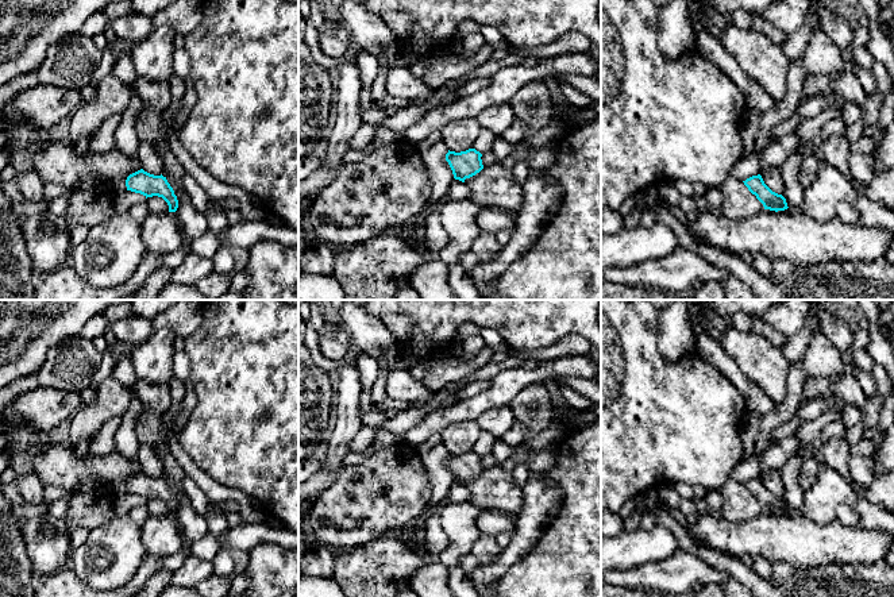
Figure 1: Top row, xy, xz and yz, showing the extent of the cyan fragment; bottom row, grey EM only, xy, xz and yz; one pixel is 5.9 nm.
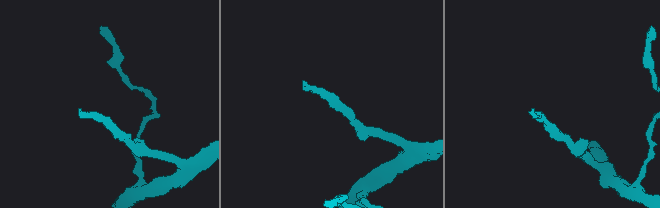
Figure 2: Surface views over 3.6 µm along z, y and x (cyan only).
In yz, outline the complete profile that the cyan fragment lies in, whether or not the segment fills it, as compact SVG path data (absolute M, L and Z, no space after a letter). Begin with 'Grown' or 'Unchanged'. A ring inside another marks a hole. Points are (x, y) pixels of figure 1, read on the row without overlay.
Unchanged. M752 478L743 484L748 493L756 498L763 507L764 512L770 513L785 513L787 512L786 501L782 497L772 494L763 484L762 478Z

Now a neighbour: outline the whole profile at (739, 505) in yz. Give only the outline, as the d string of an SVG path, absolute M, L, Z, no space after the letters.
M729 478L720 489L722 494L722 519L732 523L741 523L755 519L764 509L752 497L743 484Z

